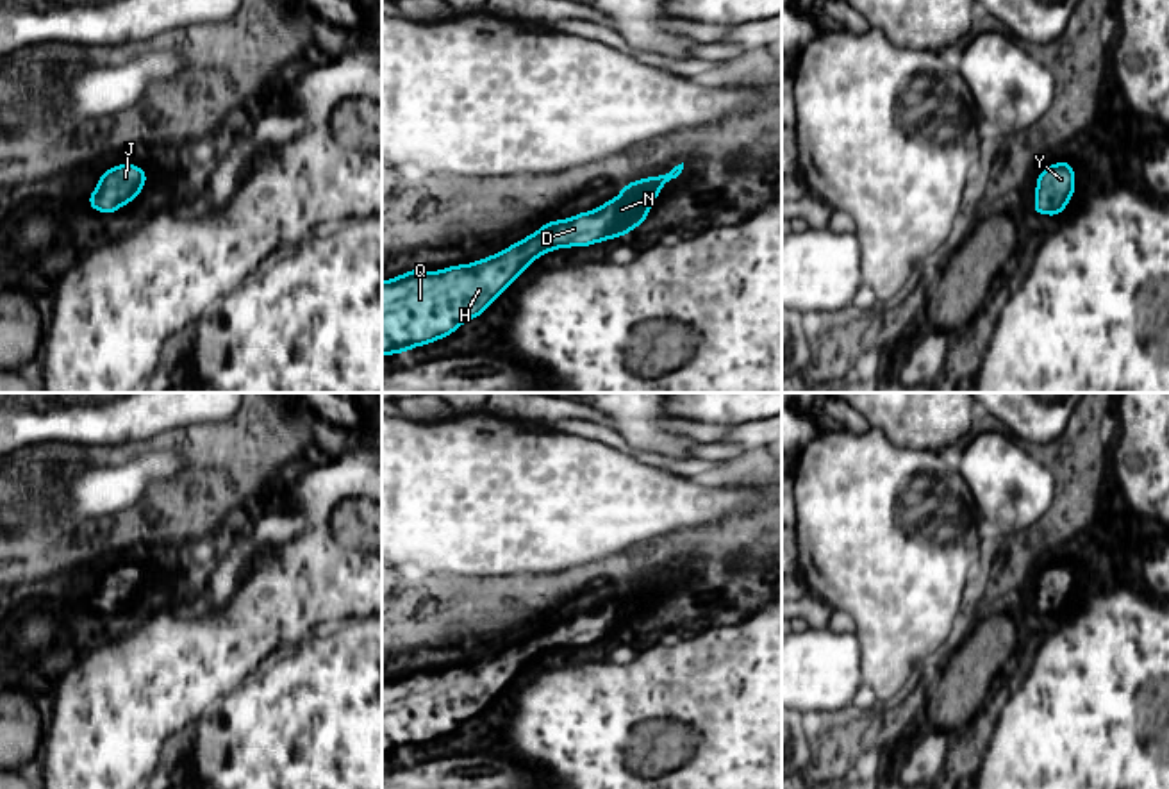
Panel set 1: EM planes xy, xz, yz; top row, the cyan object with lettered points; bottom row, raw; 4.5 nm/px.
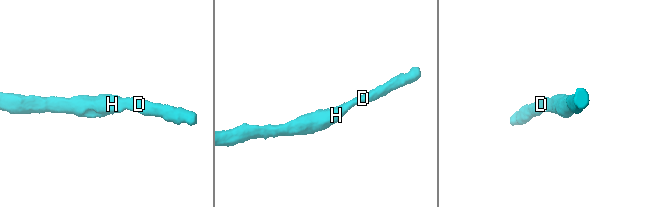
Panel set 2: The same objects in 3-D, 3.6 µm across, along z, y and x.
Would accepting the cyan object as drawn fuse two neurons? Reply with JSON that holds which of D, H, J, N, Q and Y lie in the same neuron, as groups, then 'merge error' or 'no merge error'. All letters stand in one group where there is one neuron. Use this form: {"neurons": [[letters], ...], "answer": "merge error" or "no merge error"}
{"neurons": [["D", "H", "J", "N", "Q", "Y"]], "answer": "no merge error"}

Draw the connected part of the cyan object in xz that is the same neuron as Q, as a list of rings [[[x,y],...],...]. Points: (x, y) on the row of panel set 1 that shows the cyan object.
[[[684,162],[666,175],[625,184],[618,198],[596,211],[548,221],[539,232],[484,261],[434,273],[412,268],[382,282],[382,355],[403,353],[450,336],[464,321],[482,314],[541,253],[621,237],[646,223],[657,193],[682,170]]]

